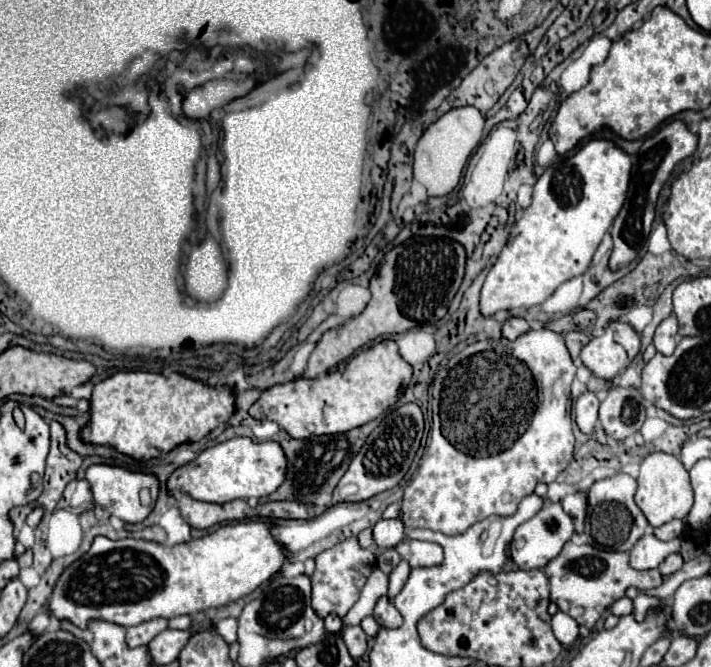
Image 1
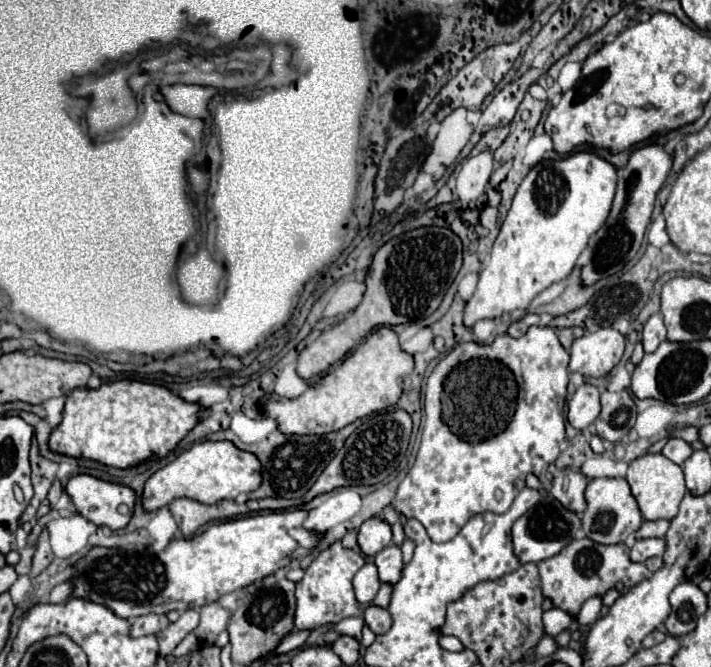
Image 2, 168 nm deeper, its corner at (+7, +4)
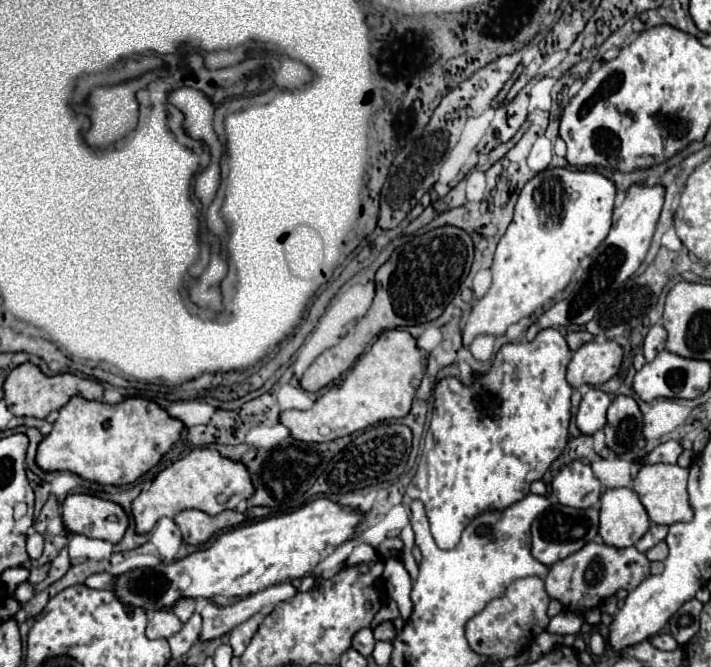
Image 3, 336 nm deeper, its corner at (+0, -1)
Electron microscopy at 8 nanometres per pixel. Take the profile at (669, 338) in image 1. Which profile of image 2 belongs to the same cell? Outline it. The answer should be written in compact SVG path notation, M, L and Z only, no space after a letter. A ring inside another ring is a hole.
M654 314L644 324L644 330L642 330L644 352L654 352L658 348L658 344L664 342L664 340L666 340L666 326L662 322L662 316L660 314Z

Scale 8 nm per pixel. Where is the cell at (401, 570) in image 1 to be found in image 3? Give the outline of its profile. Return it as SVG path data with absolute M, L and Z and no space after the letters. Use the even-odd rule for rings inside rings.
M387 601L387 603L385 603L381 609L379 609L379 613L375 615L371 629L373 629L375 625L383 623L383 621L393 621L395 617L399 617L399 609L397 609L397 603L395 603L395 601Z

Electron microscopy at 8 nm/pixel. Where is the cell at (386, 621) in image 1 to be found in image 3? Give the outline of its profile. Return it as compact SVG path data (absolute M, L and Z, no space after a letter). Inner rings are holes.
M383 621L373 629L373 635L379 641L391 641L395 637L395 627L393 627L391 621Z

